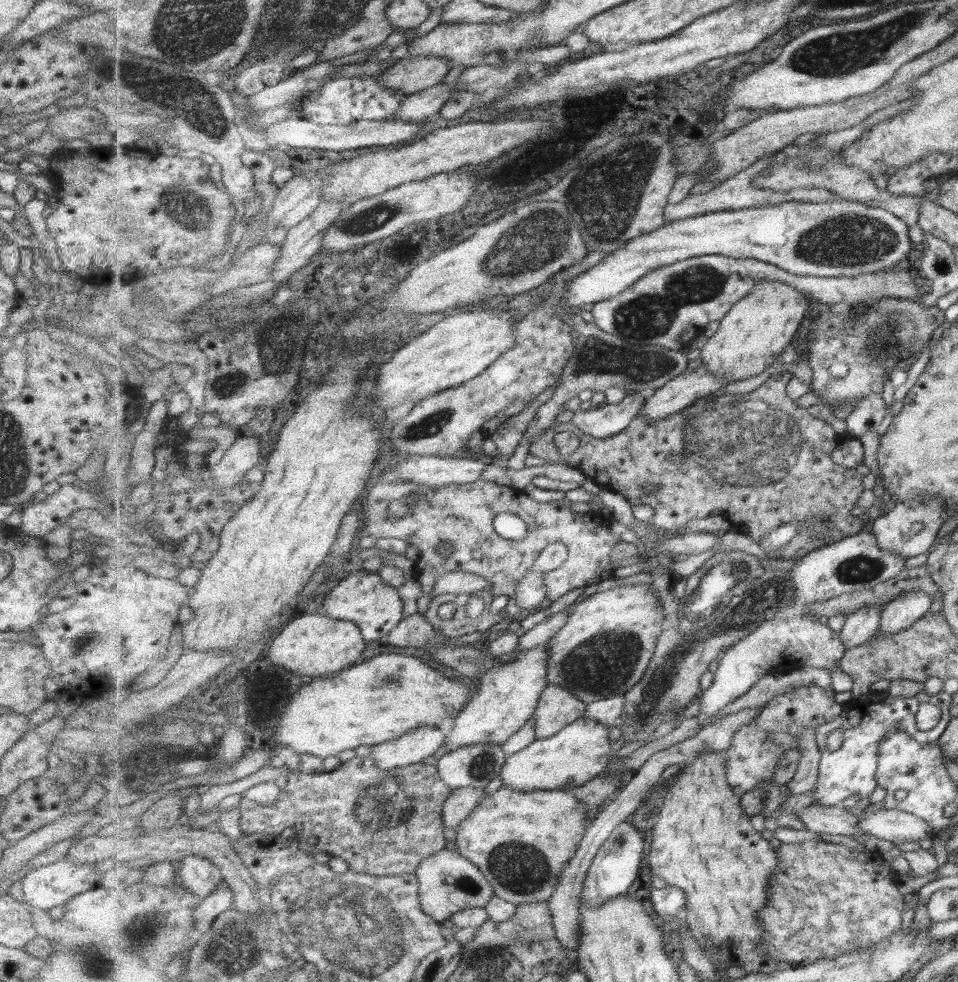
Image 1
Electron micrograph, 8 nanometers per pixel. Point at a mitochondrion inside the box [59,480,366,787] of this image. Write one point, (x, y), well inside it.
(80, 644)

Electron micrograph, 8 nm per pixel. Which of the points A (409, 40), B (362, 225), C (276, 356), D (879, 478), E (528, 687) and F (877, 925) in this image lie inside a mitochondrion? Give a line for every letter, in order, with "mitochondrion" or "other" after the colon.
A: other
B: mitochondrion
C: mitochondrion
D: other
E: other
F: other

